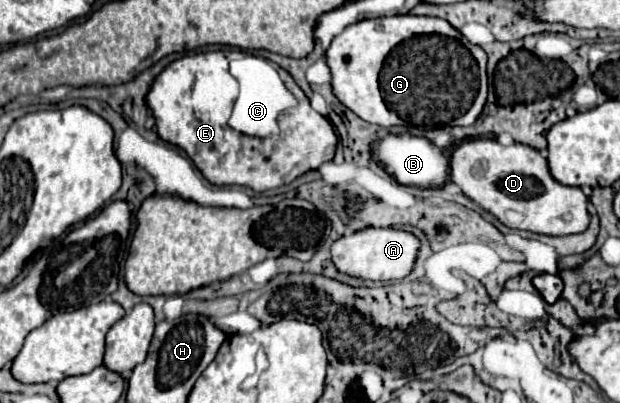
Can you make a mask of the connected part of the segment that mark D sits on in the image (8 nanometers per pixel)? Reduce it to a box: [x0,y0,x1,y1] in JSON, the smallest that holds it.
[450,139,590,235]

